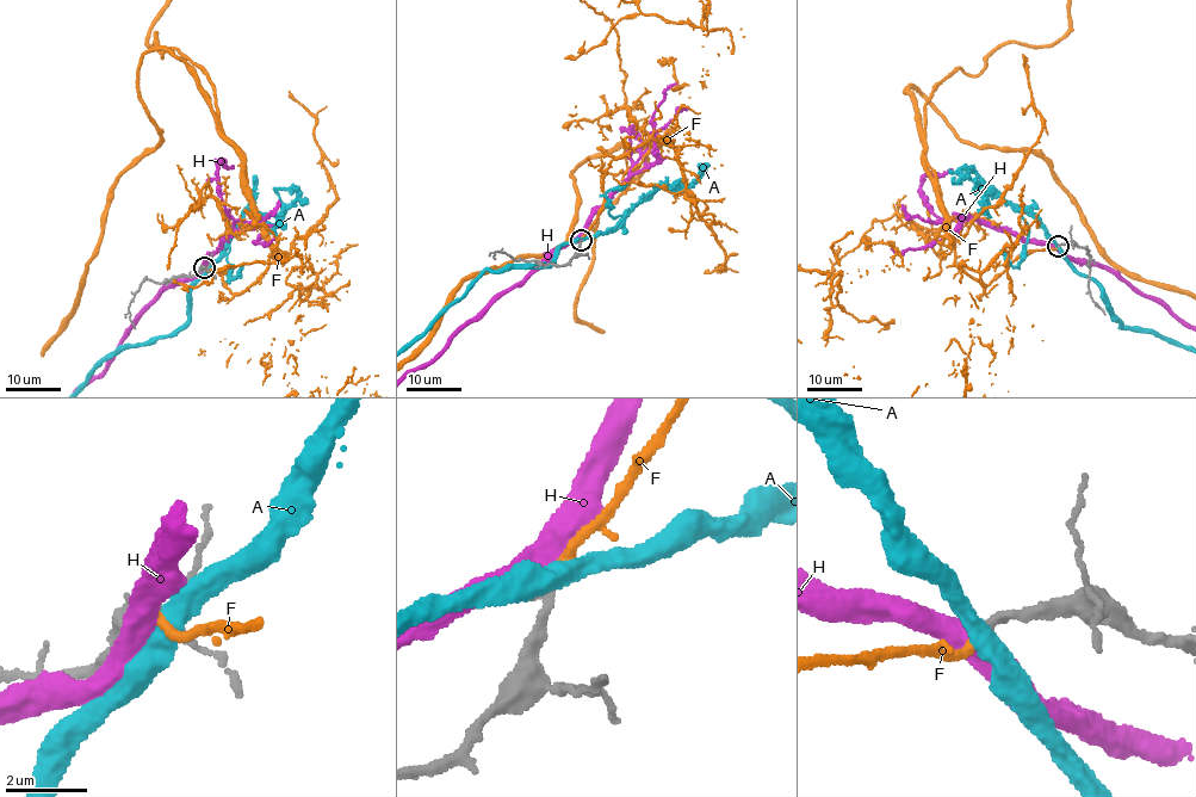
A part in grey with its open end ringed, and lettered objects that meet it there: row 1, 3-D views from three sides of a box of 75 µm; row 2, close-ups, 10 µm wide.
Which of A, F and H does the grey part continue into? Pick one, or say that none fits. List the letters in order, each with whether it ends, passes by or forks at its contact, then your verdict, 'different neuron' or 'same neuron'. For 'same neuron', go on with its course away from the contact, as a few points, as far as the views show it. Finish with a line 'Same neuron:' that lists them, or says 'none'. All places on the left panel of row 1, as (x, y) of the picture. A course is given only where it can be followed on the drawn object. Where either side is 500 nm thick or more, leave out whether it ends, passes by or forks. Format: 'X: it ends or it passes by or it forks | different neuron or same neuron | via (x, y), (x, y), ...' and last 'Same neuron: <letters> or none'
A: it passes by | different neuron
F: it ends | same neuron | via (203, 266), (243, 292), (271, 248), (210, 76), (147, 42), (157, 12)
H: different neuron
Same neuron: F

